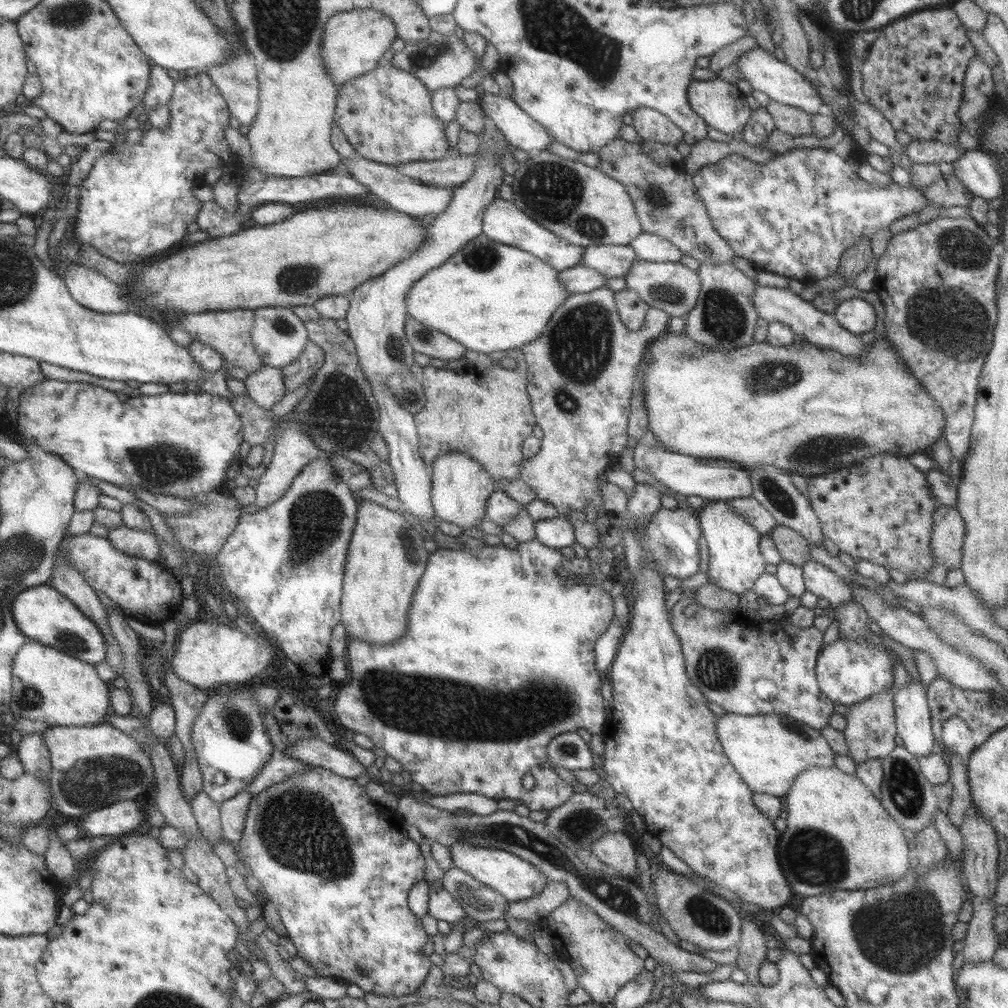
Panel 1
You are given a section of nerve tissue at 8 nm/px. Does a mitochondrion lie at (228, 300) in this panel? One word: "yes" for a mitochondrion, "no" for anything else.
no

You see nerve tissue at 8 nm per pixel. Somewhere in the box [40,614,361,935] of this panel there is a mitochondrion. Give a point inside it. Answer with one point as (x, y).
(300, 828)

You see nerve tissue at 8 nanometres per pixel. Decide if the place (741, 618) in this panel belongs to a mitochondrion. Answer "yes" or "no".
no

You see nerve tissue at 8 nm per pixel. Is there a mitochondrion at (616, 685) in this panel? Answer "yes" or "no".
no

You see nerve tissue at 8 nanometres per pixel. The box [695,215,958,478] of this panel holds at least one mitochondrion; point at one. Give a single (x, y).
(723, 316)

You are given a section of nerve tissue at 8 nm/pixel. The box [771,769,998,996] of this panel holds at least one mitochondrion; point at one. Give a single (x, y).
(902, 935)

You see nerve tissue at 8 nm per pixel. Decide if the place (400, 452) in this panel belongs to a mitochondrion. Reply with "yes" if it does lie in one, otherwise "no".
no

